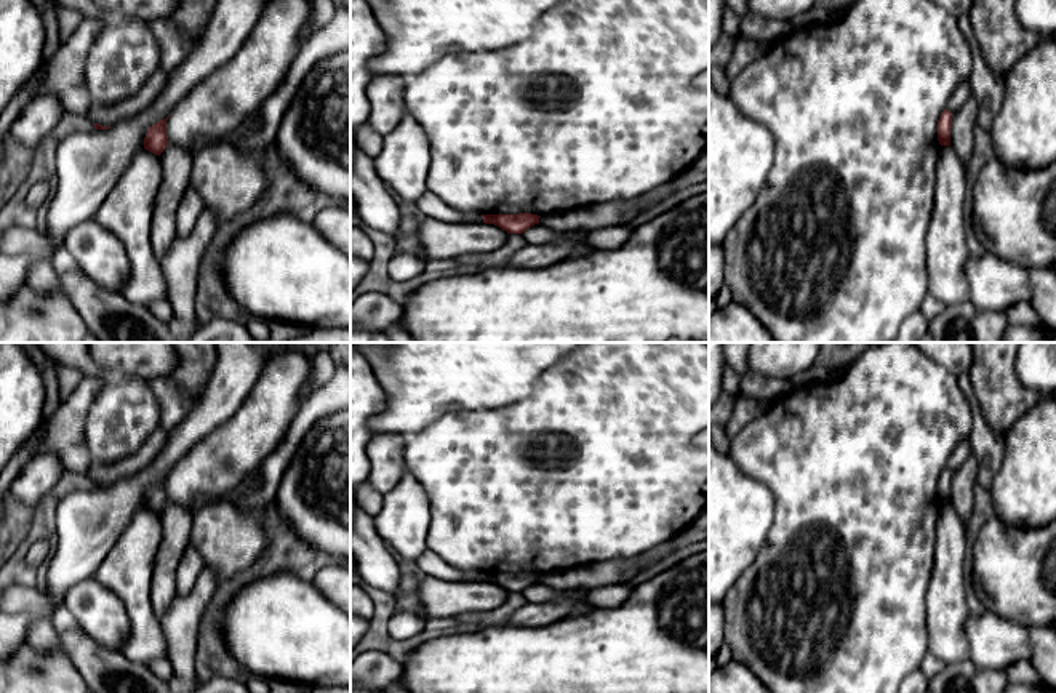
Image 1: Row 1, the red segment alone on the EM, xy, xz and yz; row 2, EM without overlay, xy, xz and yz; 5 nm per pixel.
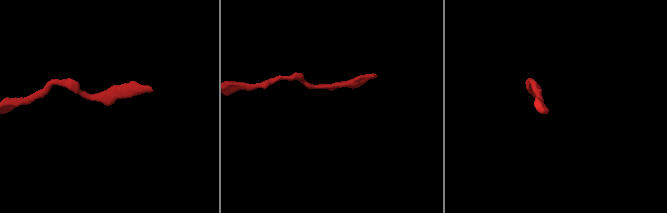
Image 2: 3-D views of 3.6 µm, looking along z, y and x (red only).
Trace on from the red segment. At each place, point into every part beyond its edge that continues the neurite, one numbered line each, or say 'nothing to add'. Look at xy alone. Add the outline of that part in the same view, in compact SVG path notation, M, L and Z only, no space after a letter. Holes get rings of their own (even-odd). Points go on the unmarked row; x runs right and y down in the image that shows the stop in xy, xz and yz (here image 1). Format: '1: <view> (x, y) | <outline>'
nothing to add

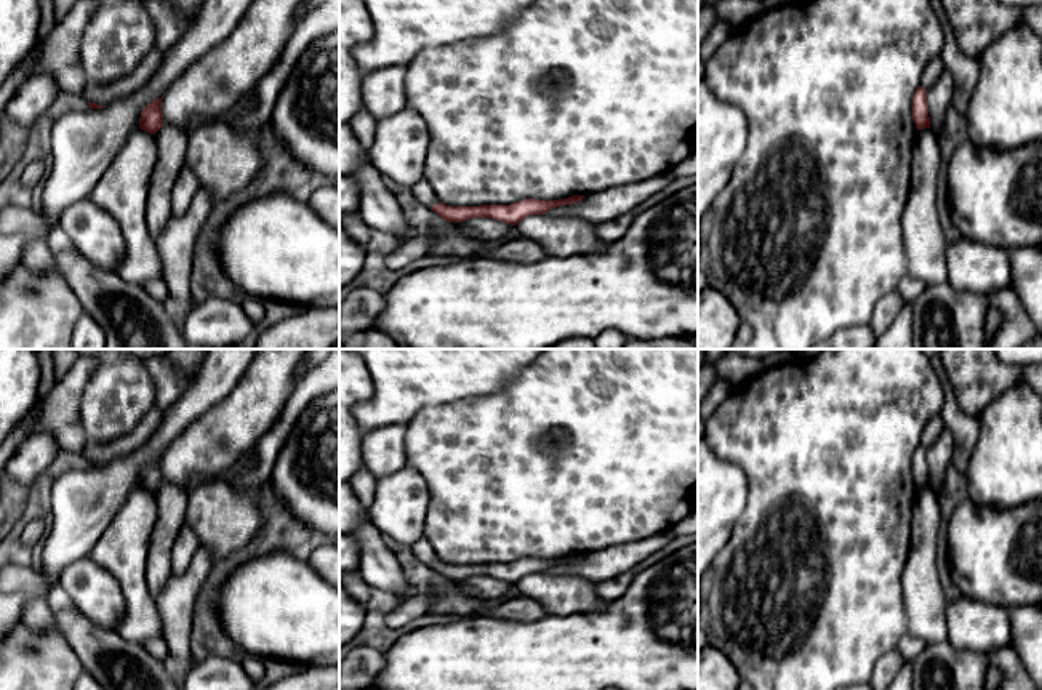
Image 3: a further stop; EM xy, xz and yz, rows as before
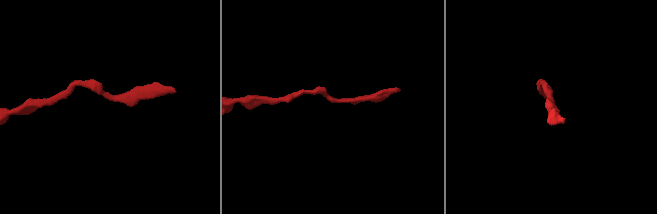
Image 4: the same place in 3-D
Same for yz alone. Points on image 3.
nothing to add

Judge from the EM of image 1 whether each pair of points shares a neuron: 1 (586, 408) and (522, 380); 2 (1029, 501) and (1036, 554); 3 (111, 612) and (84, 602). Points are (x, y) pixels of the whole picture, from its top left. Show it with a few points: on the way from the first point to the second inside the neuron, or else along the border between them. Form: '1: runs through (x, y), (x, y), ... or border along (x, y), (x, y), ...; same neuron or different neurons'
1: border along (562, 359), (540, 376), (530, 394), (503, 405); different neurons
2: border along (997, 516), (1010, 524), (1039, 527); different neurons
3: runs through (104, 612), (100, 612), (90, 602); same neuron

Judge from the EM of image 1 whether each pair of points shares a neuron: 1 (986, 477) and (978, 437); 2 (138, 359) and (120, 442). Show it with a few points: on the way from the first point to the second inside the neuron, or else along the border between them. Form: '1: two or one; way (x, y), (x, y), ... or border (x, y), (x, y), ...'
1: one; way (986, 468), (986, 447)
2: two; border (98, 364), (108, 368), (138, 373), (148, 380)

